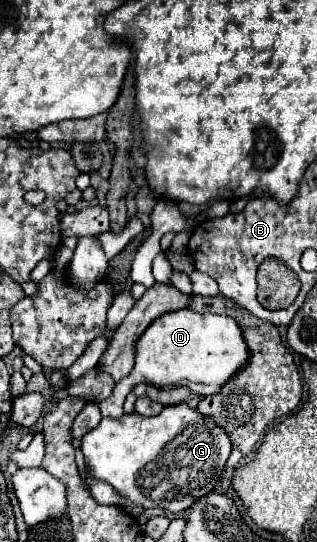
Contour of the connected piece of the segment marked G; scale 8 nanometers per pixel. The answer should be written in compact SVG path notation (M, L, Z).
M172 404L164 406L158 416L140 416L140 414L124 414L116 420L102 418L100 424L90 430L82 438L82 452L90 466L90 472L96 480L104 480L112 484L120 494L128 500L142 504L144 508L164 508L168 512L184 512L204 494L210 494L216 482L224 474L226 460L232 452L232 442L222 426L218 426L208 416L200 416L196 408L188 404Z

